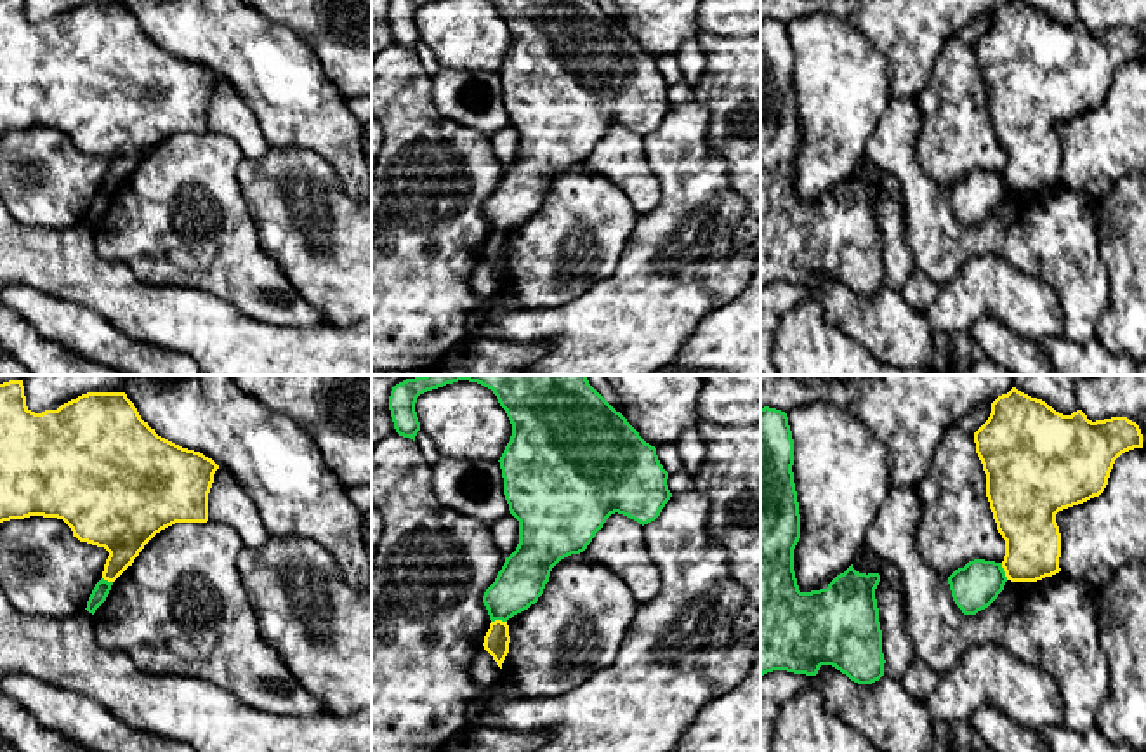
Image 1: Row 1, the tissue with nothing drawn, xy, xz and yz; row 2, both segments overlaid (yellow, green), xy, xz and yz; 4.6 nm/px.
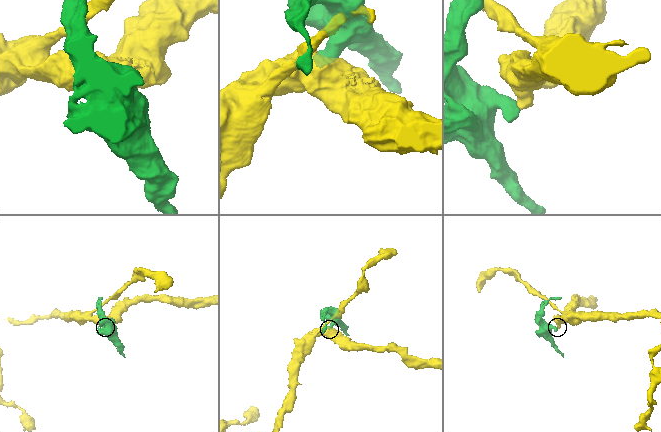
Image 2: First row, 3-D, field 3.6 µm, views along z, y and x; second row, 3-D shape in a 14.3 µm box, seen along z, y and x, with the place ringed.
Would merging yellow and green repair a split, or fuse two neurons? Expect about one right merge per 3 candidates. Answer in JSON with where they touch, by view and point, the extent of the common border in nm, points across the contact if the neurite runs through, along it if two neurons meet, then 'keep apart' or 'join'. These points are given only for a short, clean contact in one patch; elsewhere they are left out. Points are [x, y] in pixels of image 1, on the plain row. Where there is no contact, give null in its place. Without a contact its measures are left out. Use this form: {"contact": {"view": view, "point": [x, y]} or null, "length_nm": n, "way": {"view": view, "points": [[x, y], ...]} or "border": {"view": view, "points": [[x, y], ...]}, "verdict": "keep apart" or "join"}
{"contact": {"view": "yz", "point": [1004, 181]}, "length_nm": 90, "border": {"view": "yz", "points": [[1001, 174], [1007, 190]]}, "verdict": "keep apart"}

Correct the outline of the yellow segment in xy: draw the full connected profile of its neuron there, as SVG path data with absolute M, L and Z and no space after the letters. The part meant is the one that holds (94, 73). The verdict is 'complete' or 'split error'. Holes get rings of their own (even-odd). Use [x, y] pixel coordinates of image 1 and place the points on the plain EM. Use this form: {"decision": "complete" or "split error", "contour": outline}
{"decision": "complete", "contour": "M0 0L0 134L10 130L24 130L30 127L63 130L80 153L104 158L109 167L104 175L102 189L115 193L144 160L144 156L161 141L175 134L207 134L208 132L208 104L214 94L214 85L219 76L200 63L182 59L155 43L144 33L127 9L125 3L87 3L61 16L57 21L35 24L26 17L24 0Z"}

